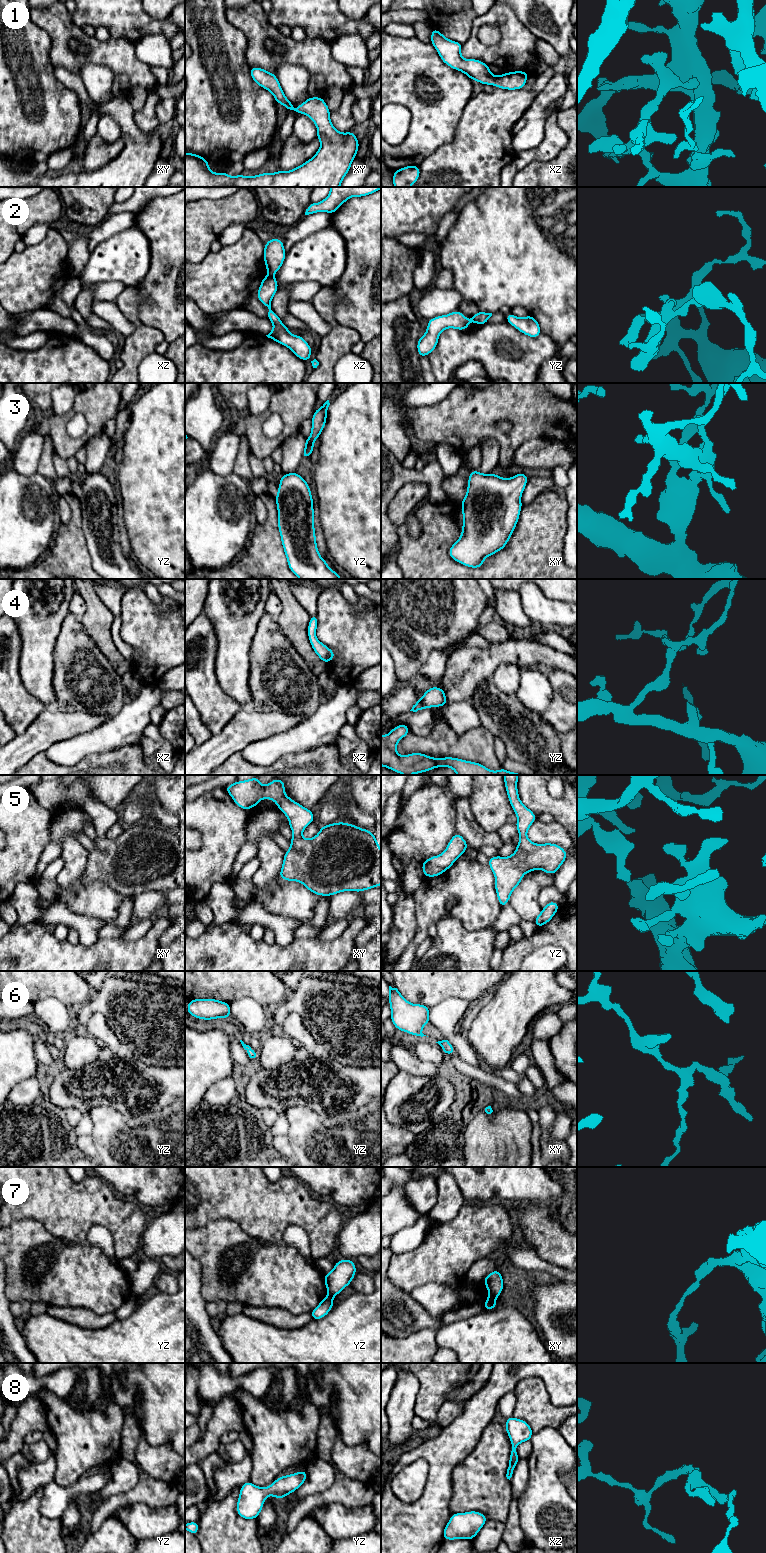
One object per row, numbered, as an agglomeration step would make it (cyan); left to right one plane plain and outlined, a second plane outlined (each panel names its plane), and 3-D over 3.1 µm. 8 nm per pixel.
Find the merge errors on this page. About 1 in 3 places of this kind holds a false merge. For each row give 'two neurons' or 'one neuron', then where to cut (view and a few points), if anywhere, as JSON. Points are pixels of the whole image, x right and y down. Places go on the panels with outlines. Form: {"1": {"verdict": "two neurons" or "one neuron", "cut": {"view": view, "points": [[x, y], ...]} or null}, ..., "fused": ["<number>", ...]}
{"1": {"verdict": "one neuron", "cut": null}, "2": {"verdict": "two neurons", "cut": {"view": "xz", "points": [[268, 273], [272, 275]]}}, "3": {"verdict": "one neuron", "cut": null}, "4": {"verdict": "one neuron", "cut": null}, "5": {"verdict": "one neuron", "cut": null}, "6": {"verdict": "one neuron", "cut": null}, "7": {"verdict": "two neurons", "cut": {"view": "xy", "points": [[489, 1295], [495, 1297]]}}, "8": {"verdict": "one neuron", "cut": null}, "fused": ["2", "7"]}

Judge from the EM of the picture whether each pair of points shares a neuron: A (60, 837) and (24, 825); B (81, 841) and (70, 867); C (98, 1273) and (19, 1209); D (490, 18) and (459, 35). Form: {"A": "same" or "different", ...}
{"A": "different", "B": "same", "C": "different", "D": "different"}

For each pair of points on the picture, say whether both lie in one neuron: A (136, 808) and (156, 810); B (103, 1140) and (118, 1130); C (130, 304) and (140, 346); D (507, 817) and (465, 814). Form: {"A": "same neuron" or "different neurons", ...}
{"A": "same neuron", "B": "same neuron", "C": "same neuron", "D": "different neurons"}

